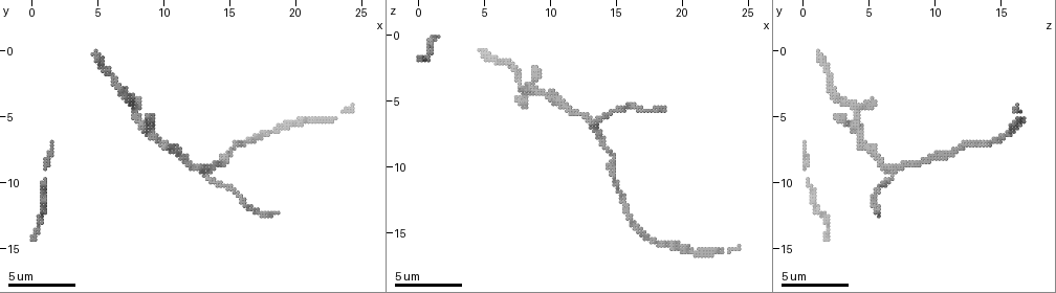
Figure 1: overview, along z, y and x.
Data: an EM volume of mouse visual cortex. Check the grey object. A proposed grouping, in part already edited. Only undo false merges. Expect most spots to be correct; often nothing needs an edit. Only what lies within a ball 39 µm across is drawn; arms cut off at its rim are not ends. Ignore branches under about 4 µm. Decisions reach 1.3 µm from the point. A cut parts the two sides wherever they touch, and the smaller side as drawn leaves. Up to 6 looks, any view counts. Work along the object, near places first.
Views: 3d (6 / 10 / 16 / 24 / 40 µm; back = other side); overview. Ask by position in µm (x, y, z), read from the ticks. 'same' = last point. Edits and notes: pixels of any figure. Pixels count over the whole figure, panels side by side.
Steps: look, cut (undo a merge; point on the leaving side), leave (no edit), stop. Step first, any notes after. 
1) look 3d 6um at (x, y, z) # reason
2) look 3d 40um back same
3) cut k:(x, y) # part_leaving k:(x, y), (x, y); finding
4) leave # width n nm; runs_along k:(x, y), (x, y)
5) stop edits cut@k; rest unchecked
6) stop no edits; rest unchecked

look 3d 16um at (18.4, 6.0, 15.8) # thick turns thin

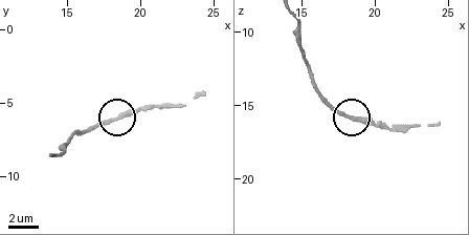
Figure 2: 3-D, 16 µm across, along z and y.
cut 2:(147, 109) # part_leaving 2:(126, 111), (143, 111), (158, 104), (183, 104); two cells meet here

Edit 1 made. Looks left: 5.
look 3d 10um at (13.2, 9.2, 6.6) # three arms meet

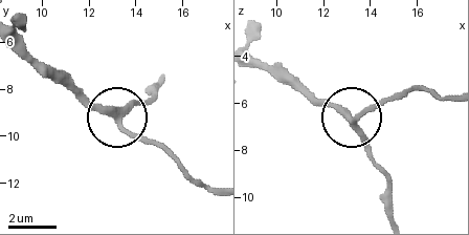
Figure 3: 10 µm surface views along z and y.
leave # arms 3; one cell here

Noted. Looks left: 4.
stop edits cut@2; rest unchecked

